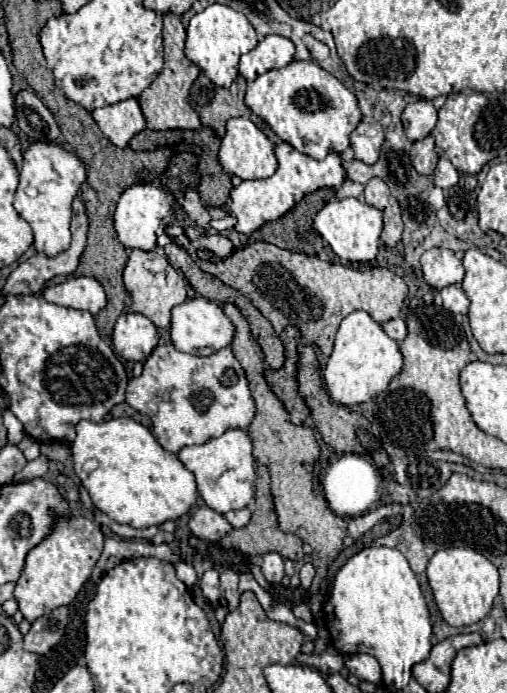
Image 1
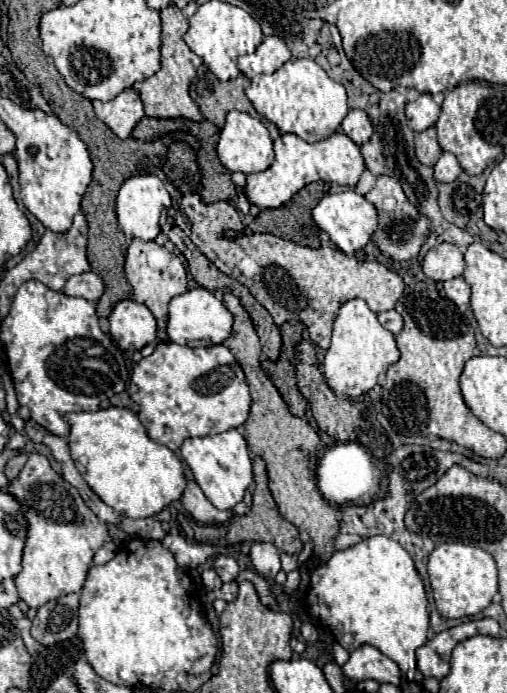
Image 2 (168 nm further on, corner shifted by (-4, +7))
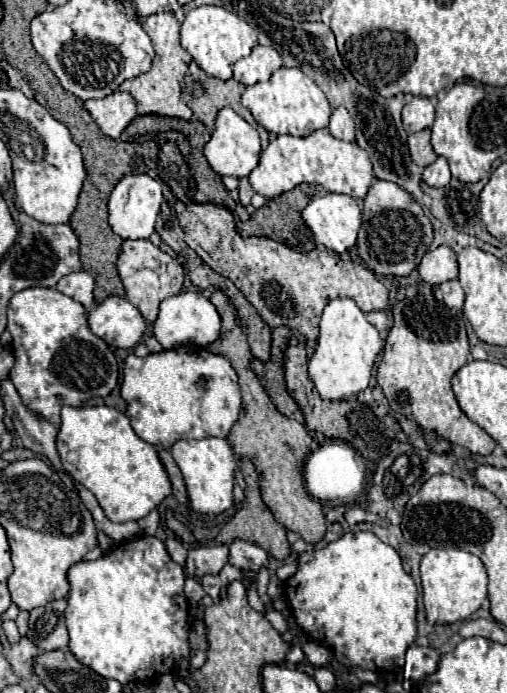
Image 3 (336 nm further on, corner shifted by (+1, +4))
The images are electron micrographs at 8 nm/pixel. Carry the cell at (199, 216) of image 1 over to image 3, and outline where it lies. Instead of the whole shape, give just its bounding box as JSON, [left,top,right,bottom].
[175,202,389,342]

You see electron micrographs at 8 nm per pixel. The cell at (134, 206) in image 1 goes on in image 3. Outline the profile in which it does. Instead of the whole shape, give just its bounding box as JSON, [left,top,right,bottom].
[109,174,163,240]

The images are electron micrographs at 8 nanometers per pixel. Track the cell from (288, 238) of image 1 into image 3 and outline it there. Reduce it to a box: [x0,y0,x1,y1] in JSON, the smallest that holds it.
[238,186,315,252]

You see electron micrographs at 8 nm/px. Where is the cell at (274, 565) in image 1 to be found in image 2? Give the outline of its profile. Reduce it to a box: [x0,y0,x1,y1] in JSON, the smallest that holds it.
[250,543,280,579]

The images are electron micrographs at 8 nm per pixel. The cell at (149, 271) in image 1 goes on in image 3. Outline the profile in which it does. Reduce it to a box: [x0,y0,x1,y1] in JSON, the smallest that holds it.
[117,240,183,322]

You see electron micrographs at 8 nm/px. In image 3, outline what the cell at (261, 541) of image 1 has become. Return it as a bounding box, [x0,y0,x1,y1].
[217,458,291,560]

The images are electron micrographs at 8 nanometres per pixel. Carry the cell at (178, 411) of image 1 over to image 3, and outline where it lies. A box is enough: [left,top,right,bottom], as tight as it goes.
[121,346,241,450]

